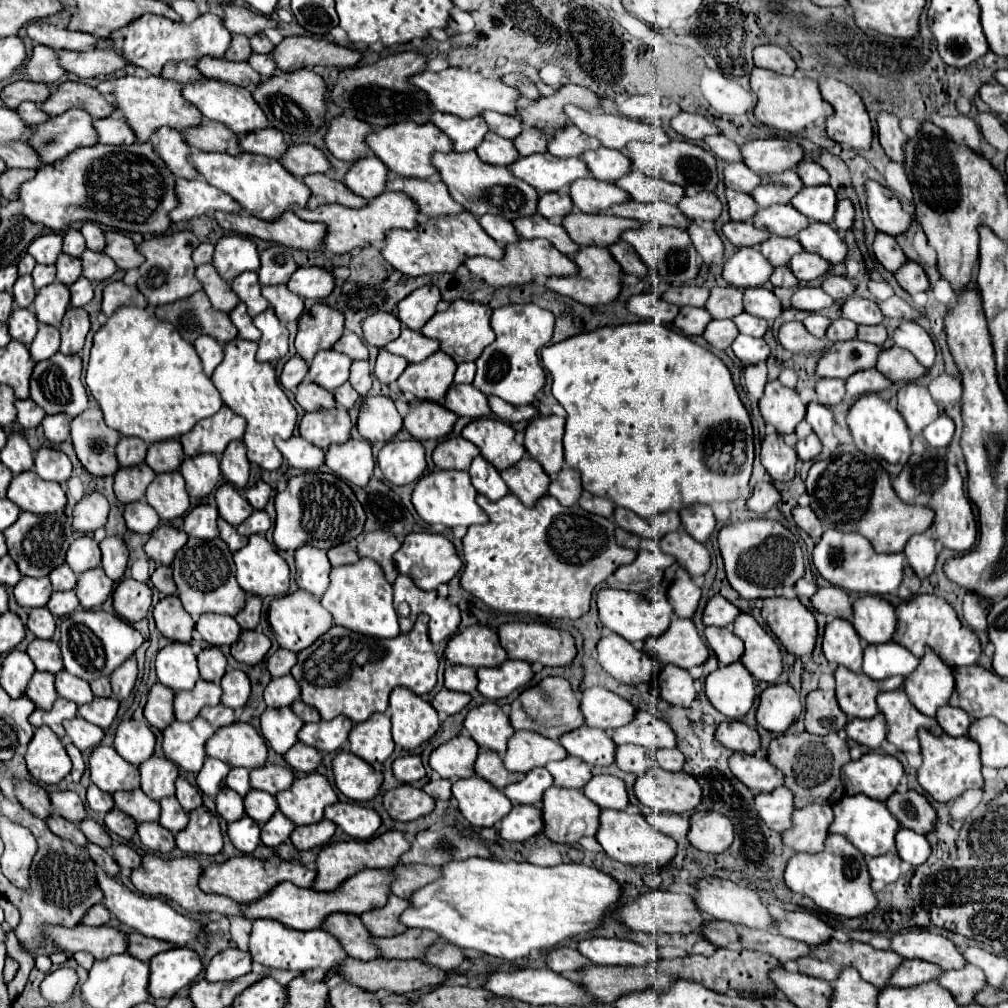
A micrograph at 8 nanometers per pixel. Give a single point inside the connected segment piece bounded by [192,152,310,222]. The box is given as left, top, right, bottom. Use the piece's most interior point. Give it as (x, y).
(263, 187)

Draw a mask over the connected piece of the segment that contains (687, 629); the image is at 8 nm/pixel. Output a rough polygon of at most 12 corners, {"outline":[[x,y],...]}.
{"outline":[[692,620],[644,642],[660,664],[684,670],[708,660],[708,646]]}

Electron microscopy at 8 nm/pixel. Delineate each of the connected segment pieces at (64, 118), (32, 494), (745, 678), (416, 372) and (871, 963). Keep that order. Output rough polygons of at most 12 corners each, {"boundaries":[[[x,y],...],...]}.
{"boundaries":[[[68,110],[34,126],[30,146],[44,164],[94,146],[94,118]],[[28,470],[14,476],[8,498],[20,510],[52,514],[66,506],[58,482]],[[734,662],[706,678],[712,706],[732,720],[752,708],[756,684]],[[442,350],[408,364],[396,380],[402,392],[442,402],[456,362]],[[830,940],[798,958],[800,972],[834,982],[854,966],[884,988],[904,958],[856,940]]]}

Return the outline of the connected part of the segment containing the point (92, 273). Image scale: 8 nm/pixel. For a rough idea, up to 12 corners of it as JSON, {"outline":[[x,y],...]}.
{"outline":[[84,250],[82,276],[102,282],[116,272],[114,260]]}

